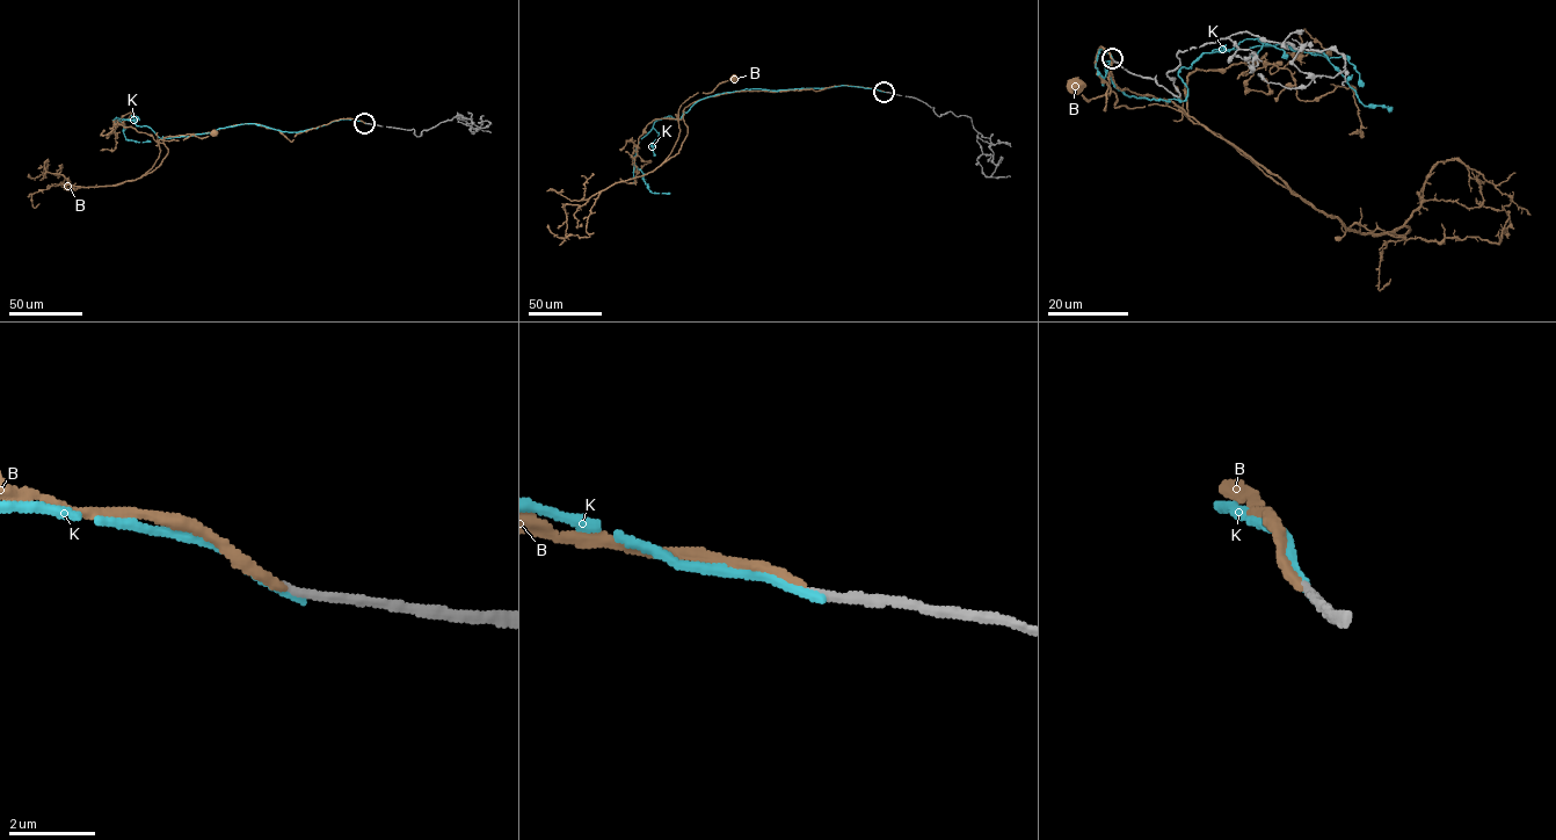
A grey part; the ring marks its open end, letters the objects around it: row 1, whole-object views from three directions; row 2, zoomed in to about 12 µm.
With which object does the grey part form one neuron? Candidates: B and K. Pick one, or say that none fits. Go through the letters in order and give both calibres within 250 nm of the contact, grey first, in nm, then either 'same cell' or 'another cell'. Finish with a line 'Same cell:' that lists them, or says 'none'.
B: calibres 190 and 200 nm; same cell
K: calibres 220 and 220 nm; another cell
Same cell: B

